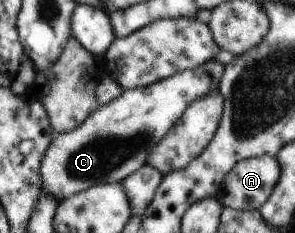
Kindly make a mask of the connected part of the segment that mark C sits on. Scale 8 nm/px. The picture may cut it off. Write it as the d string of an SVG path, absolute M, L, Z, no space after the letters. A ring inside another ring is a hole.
M215 60L206 61L202 66L185 70L171 77L162 79L142 88L124 90L124 92L109 103L98 106L97 109L73 131L63 132L55 136L45 153L41 165L42 193L54 196L59 202L72 195L84 192L92 185L121 183L130 173L145 165L146 157L154 145L168 133L171 126L182 117L187 106L211 90L218 89L224 67Z

